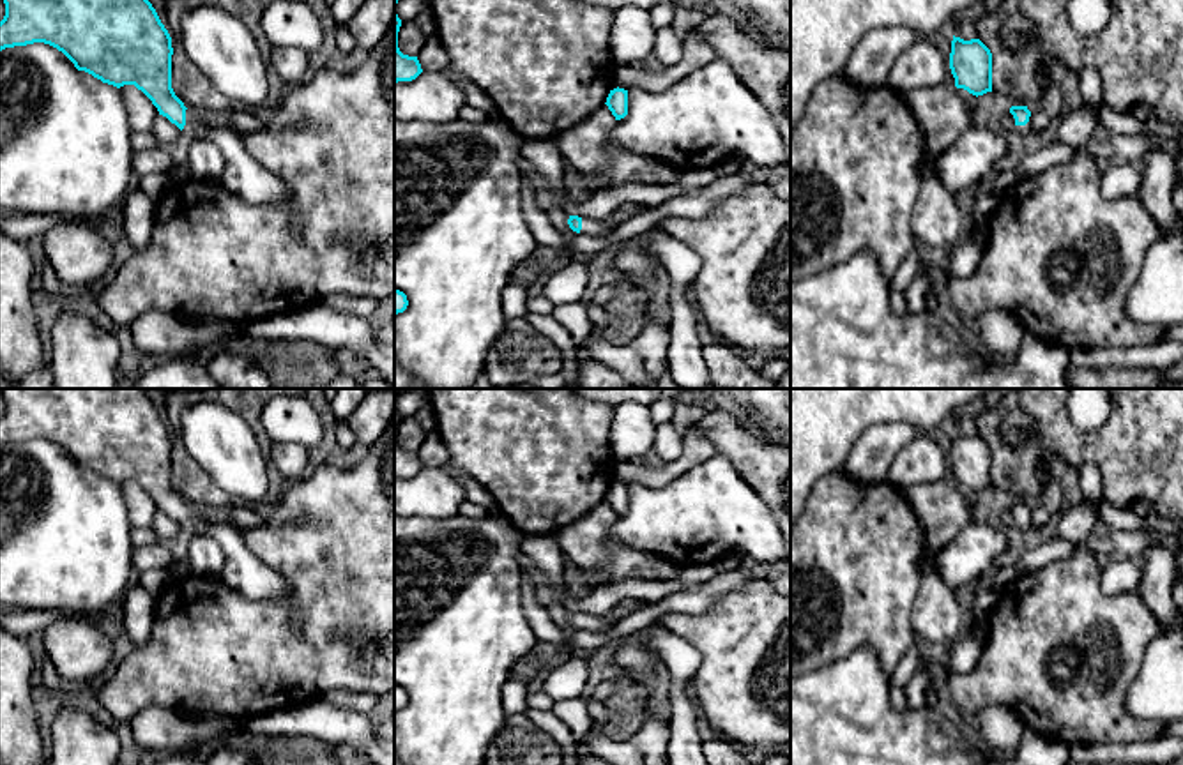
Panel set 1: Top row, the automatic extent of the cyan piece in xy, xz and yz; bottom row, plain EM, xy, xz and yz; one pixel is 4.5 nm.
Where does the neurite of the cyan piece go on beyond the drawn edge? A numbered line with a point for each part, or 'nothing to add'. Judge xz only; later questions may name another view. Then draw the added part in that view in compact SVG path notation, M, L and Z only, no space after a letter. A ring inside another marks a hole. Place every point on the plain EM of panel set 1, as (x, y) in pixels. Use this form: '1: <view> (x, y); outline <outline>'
1: xz (589, 622); outline M582 613L580 629L584 629L584 631L599 632L599 634L608 634L610 636L614 625L615 624L610 624L605 617Z

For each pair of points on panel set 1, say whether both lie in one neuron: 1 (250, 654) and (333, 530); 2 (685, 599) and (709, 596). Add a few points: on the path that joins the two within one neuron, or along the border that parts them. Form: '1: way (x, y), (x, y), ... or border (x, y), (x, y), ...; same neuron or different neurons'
1: way (292, 654), (333, 615), (333, 573); same neuron
2: way (690, 599), (704, 596); same neuron

